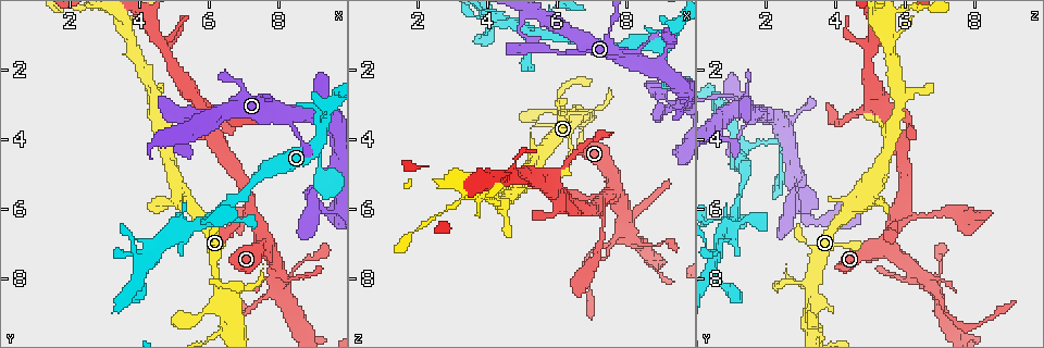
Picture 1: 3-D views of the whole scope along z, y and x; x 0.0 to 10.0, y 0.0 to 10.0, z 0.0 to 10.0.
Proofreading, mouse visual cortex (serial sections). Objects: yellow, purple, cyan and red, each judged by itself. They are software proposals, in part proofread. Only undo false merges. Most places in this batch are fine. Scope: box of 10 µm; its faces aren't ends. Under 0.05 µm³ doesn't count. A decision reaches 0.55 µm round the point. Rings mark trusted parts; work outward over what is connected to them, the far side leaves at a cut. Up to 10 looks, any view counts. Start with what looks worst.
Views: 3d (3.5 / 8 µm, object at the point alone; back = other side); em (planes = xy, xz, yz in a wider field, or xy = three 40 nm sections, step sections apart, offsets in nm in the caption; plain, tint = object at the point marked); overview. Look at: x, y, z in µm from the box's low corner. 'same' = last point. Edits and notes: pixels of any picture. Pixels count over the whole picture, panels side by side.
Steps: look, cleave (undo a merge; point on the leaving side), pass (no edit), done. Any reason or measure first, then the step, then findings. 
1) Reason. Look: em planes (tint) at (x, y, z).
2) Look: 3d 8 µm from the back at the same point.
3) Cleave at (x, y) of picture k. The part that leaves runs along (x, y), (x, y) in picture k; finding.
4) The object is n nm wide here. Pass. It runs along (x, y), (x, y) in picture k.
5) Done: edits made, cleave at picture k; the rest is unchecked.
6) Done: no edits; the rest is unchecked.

A narrow waist. Look: em xy step 2 (tint) at (7.10, 9.00, 7.15).

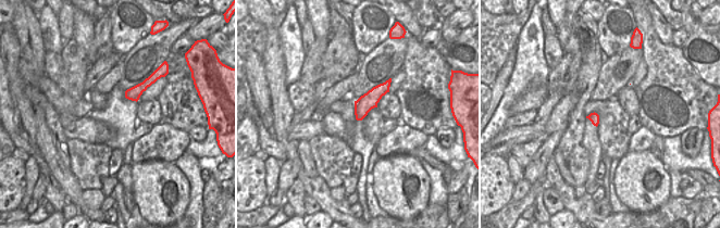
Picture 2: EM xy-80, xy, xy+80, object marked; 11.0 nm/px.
Look: 3d 3.5 µm from the back at the same point.

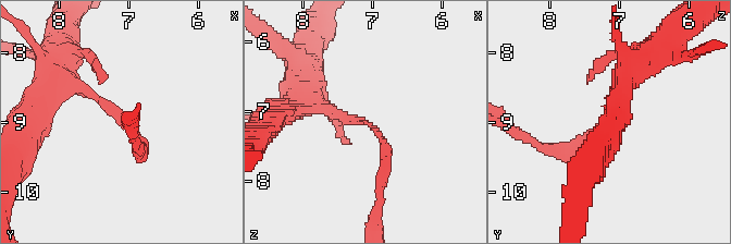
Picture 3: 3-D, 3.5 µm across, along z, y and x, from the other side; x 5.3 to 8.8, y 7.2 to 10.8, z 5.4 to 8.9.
The object is 190 nm wide here. Pass. It runs along (313, 105), (376, 132), (383, 177) in picture 3; one cell here.

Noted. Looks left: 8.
Abrupt turn. Look: 3d 3.5 µm at (4.20, 8.15, 0.75).

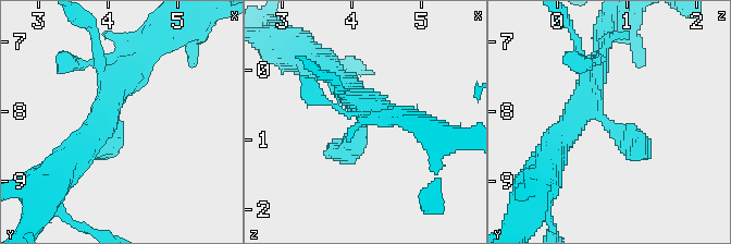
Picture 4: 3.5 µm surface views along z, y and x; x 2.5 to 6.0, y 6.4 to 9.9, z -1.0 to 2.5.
Need the tissue. Look: em planes (tint) at (4.15, 8.15, 0.70).

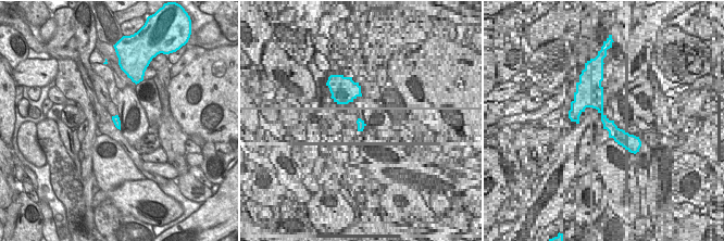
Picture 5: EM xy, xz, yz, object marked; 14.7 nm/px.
Look: em xy step 2 (tint) at the same point.

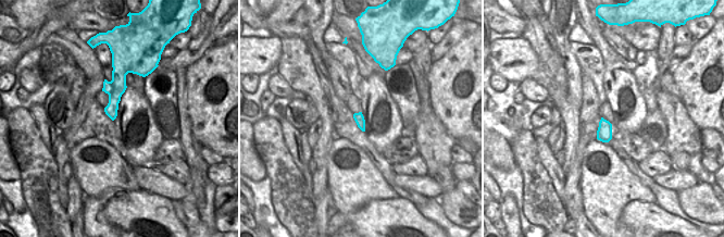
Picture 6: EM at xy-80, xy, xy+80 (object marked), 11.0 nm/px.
Pass. One cell here.

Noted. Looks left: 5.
Three-way junction. Look: 3d 8 µm at (6.50, 8.85, 3.40).

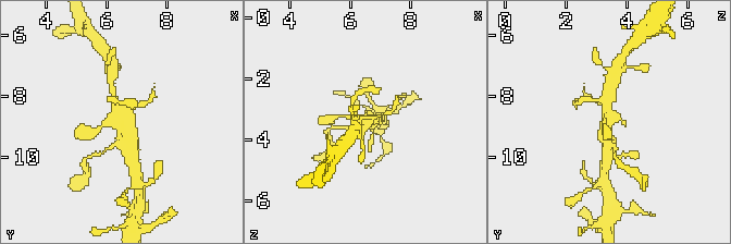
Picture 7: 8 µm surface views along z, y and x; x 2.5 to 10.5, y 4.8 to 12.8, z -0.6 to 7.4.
Closer look. Look: 3d 3.5 µm at the same point.

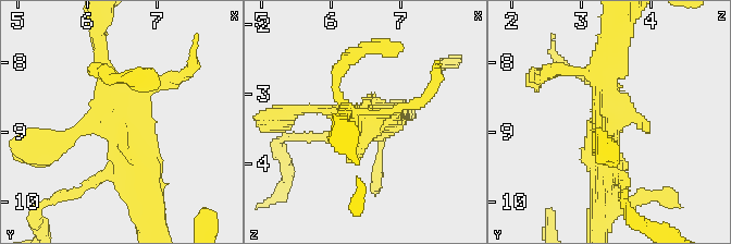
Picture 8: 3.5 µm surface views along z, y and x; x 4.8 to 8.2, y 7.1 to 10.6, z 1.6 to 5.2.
Look: em xy step 5 (tint) at (6.50, 8.85, 3.40).

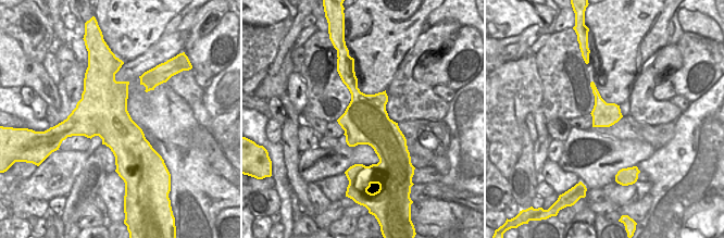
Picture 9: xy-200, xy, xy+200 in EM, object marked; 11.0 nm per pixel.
The object is 500 nm wide here. Pass. It runs along (101, 51), (141, 185) in picture 8; one cell here.

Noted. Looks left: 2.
Abrupt turn. Look: 3d 3.5 µm at (9.20, 4.35, 2.40).

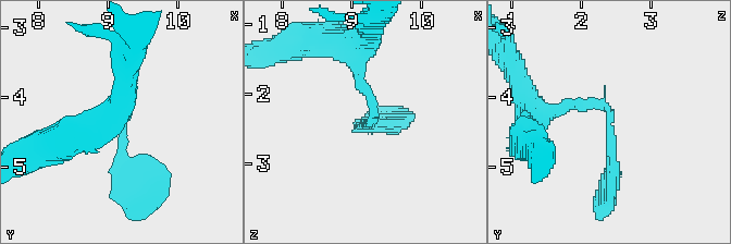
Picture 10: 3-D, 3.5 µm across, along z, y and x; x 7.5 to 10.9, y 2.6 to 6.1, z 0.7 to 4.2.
The arms are 200, 250 nm wide; need the tissue. Look: em xy step 2 (tint) at (9.25, 4.40, 2.40).

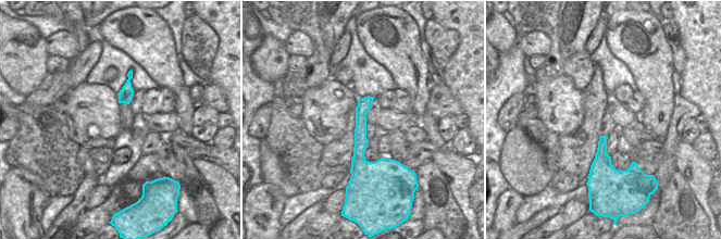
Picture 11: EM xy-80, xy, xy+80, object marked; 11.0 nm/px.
Pass. It runs along (370, 99), (361, 110), (357, 168) in picture 11; one cell here.

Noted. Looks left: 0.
Done: no edits; the rest is unchecked.

